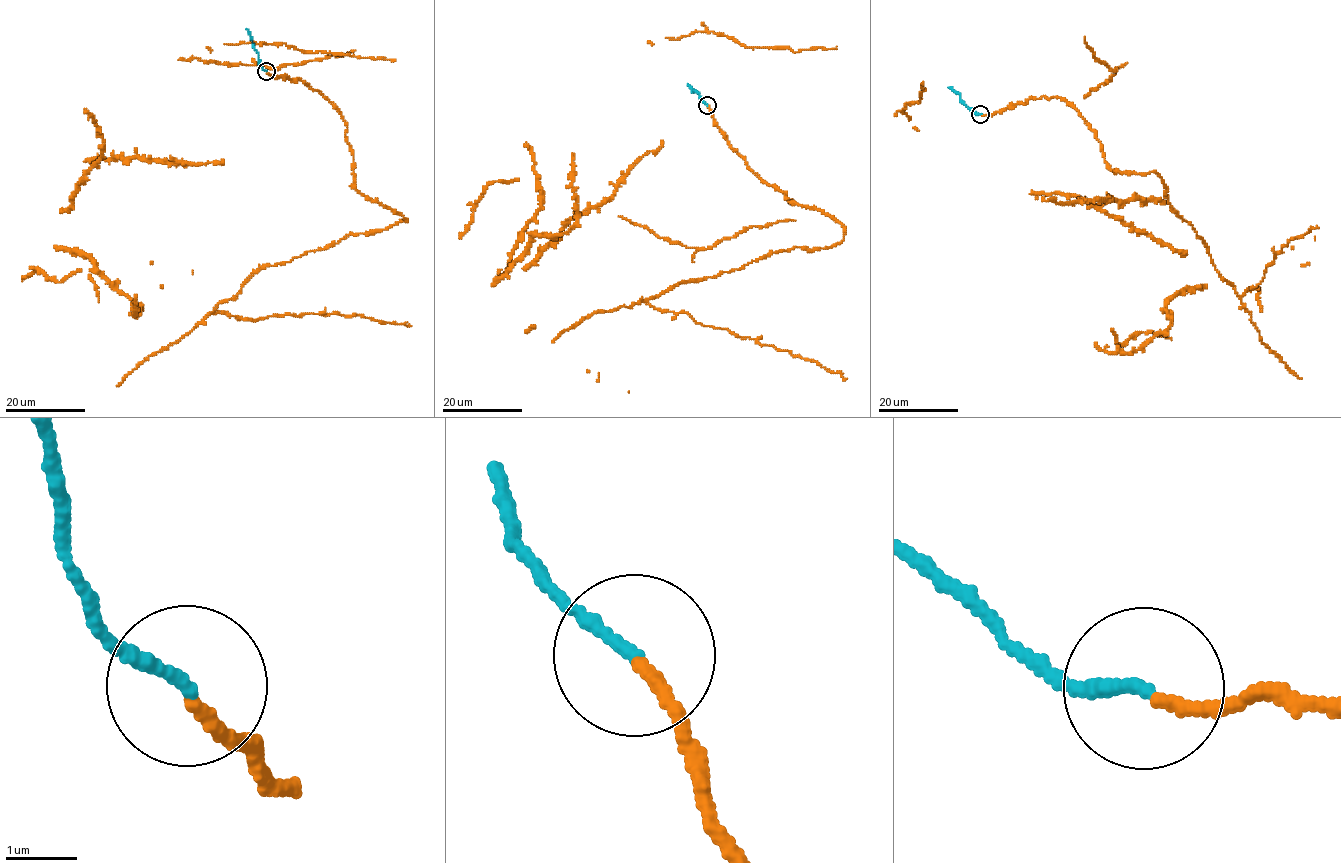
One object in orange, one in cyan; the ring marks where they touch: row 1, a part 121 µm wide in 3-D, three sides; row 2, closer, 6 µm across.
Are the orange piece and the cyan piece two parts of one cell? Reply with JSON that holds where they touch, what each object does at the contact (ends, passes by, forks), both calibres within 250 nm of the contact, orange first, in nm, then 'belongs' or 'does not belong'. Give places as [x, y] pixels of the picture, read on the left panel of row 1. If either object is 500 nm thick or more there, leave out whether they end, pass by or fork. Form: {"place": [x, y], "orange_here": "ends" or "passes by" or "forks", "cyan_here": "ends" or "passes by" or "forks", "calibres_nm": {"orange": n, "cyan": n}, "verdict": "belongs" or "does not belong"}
{"place": [266, 71], "orange_here": "ends", "cyan_here": "ends", "calibres_nm": {"orange": 160, "cyan": 190}, "verdict": "belongs"}

